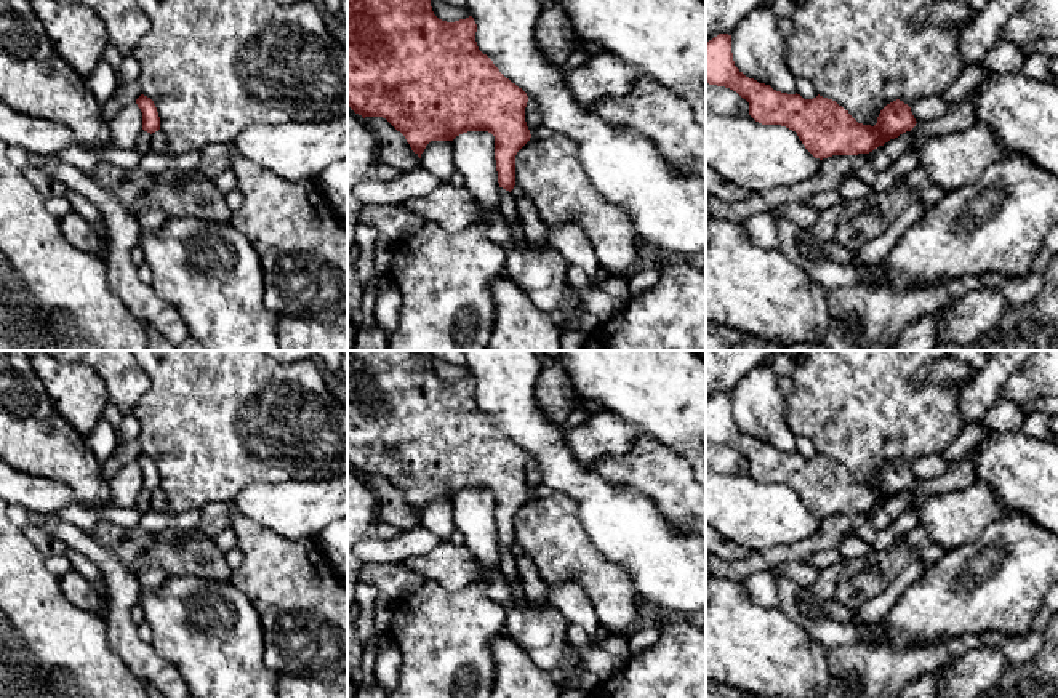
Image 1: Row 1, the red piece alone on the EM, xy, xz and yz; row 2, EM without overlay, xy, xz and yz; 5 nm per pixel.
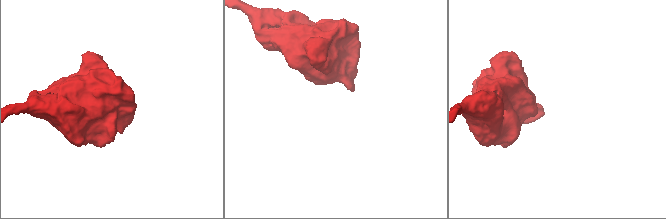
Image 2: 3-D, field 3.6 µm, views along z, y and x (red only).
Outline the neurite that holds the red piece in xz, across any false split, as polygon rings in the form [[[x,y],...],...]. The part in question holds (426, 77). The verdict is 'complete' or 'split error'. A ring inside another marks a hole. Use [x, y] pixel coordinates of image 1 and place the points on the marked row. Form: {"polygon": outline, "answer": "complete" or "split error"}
{"polygon": [[[347,0],[347,106],[363,118],[386,118],[419,158],[431,141],[453,141],[467,131],[491,133],[498,183],[511,192],[515,186],[515,155],[531,138],[525,122],[528,96],[479,50],[475,32],[472,16],[442,21],[434,14],[431,0]]], "answer": "complete"}

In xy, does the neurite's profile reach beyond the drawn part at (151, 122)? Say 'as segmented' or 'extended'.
as segmented

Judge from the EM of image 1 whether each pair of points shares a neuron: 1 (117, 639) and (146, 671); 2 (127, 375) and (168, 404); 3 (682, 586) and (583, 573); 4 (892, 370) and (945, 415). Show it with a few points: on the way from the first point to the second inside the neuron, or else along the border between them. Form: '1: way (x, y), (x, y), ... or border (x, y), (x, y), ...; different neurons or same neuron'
1: way (125, 647), (141, 663); same neuron
2: border (141, 367), (149, 380), (149, 389), (130, 412); different neurons
3: border (602, 556), (618, 562), (629, 573), (647, 610); different neurons
4: way (903, 385), (930, 412); same neuron

